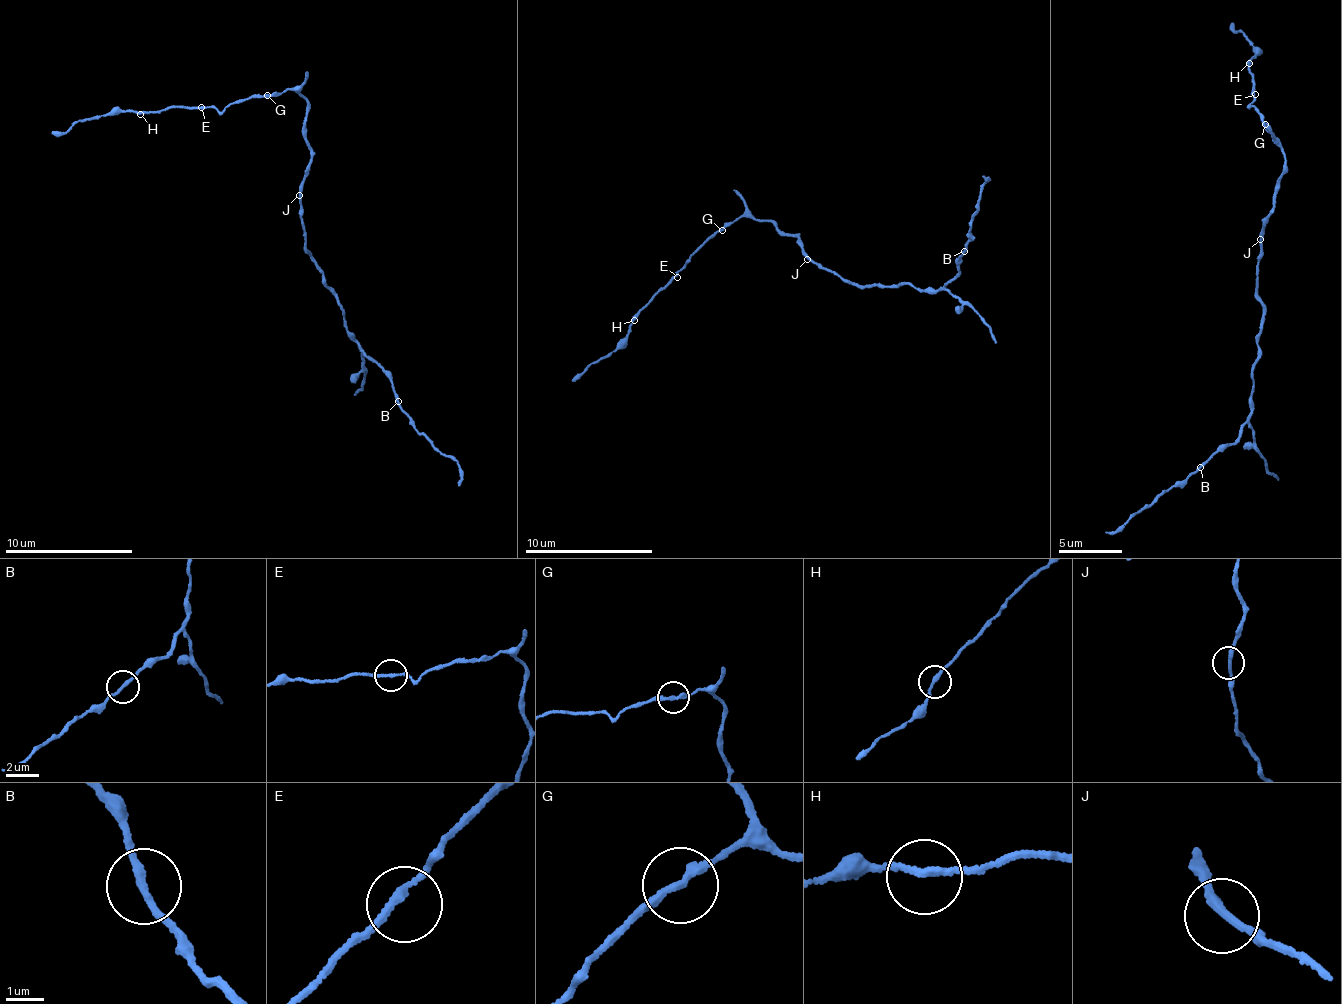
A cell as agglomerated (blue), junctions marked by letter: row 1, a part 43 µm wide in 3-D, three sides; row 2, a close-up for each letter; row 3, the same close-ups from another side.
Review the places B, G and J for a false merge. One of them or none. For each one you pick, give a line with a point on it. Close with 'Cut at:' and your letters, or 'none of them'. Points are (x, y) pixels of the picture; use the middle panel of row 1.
Cut at: none of them

